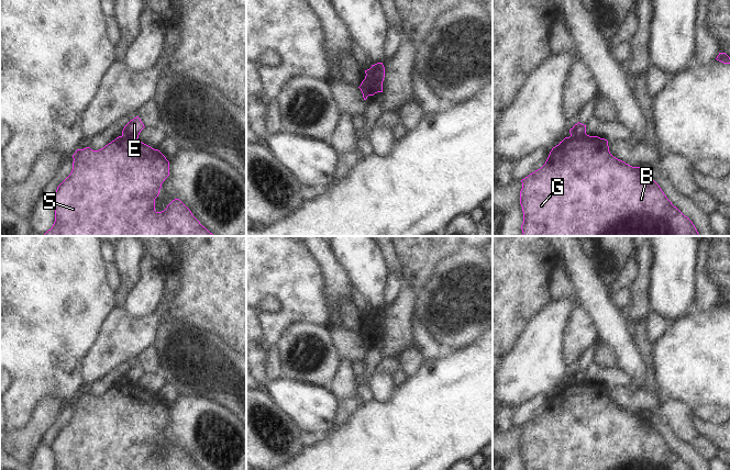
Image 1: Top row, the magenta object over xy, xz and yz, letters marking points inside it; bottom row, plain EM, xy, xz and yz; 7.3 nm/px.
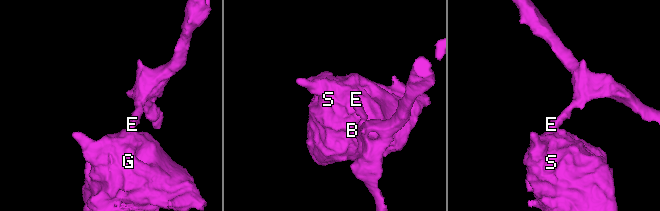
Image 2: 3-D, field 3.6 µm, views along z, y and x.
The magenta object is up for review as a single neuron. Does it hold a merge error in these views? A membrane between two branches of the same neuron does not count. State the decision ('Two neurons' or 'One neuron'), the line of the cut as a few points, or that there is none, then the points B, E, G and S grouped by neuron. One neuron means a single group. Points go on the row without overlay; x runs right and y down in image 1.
Two neurons. Split along xz (373, 311), (374, 315), (369, 323), (382, 327). Groups: B G S / E.

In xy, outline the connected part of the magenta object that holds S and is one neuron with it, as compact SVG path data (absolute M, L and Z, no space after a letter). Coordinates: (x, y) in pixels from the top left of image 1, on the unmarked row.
M119 382L99 396L77 395L73 404L70 421L57 433L51 446L55 454L54 470L200 470L179 445L173 446L164 457L155 457L155 445L169 422L169 407L158 395L137 384Z

